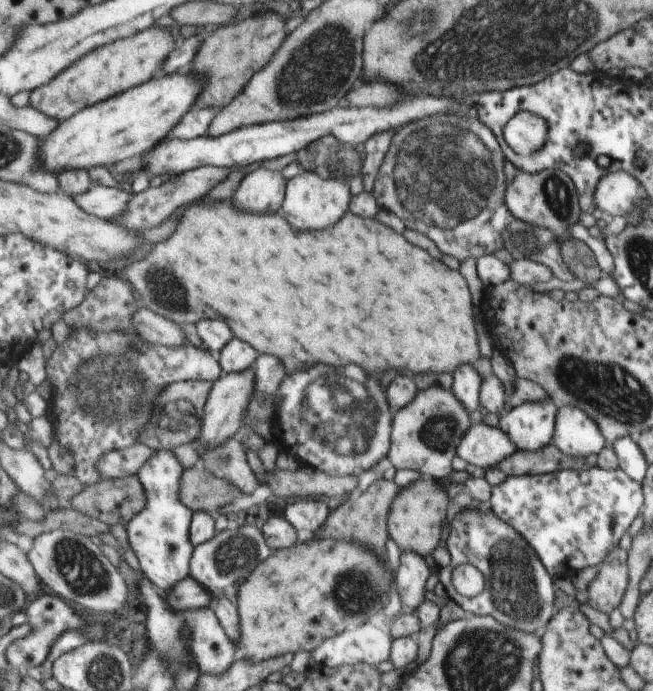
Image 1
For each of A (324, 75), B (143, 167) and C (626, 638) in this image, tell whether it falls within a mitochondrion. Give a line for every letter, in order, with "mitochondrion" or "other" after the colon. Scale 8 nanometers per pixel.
A: mitochondrion
B: other
C: other

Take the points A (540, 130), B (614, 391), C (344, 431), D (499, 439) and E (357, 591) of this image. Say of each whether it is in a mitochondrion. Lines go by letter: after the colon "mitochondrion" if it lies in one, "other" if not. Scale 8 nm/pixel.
A: other
B: mitochondrion
C: mitochondrion
D: other
E: mitochondrion

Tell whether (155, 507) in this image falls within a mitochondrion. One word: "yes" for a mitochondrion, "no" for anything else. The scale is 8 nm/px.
no

